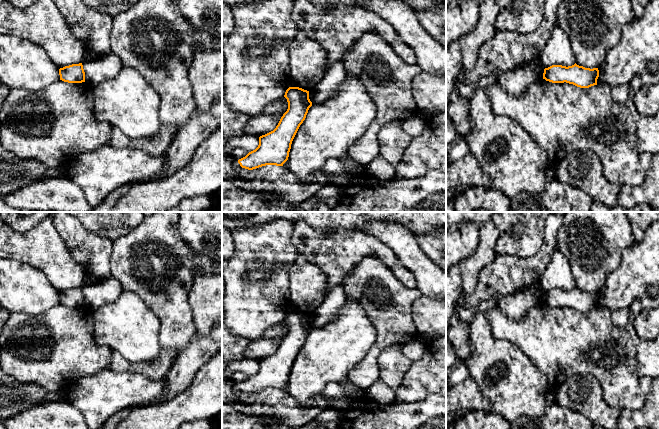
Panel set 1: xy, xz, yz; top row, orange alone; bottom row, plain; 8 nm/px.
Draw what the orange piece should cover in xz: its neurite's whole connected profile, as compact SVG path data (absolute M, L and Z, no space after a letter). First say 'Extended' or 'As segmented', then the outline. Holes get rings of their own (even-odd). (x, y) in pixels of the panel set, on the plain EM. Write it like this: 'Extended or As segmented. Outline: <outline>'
As segmented. Outline: M289 311L284 321L288 326L287 335L273 355L259 361L258 371L238 384L242 392L253 394L266 389L283 390L288 384L292 365L312 326L309 315L299 311Z

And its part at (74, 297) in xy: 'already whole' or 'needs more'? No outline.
already whole

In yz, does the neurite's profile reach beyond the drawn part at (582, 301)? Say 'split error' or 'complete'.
complete

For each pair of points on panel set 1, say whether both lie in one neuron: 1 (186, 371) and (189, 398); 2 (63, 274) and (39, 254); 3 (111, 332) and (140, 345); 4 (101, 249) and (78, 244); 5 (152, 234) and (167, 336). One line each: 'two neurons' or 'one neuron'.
1: two neurons
2: one neuron
3: one neuron
4: one neuron
5: one neuron

